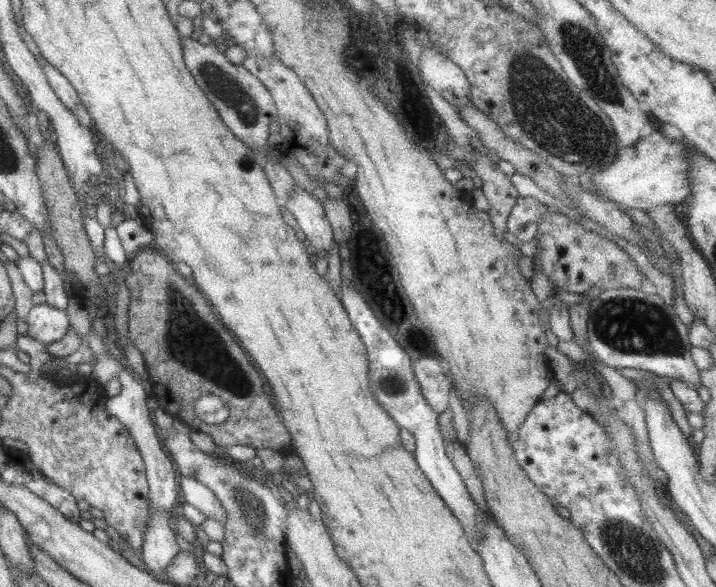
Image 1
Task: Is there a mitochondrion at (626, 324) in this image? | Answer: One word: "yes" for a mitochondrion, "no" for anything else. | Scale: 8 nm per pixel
yes

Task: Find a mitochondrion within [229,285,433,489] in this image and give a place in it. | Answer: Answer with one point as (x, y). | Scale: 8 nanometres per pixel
(394, 384)

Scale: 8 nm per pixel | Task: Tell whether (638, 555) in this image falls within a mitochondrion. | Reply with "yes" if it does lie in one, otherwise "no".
yes

